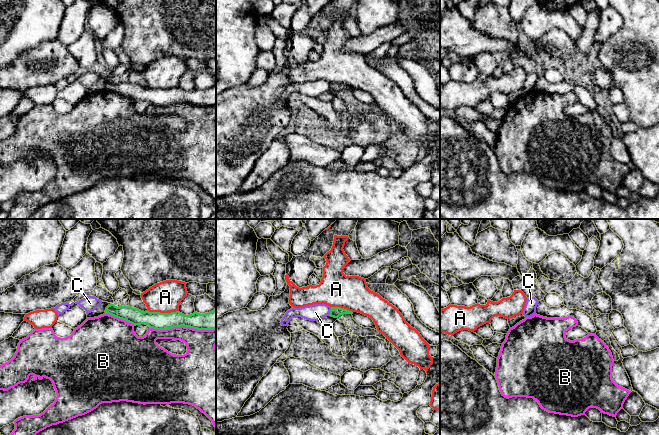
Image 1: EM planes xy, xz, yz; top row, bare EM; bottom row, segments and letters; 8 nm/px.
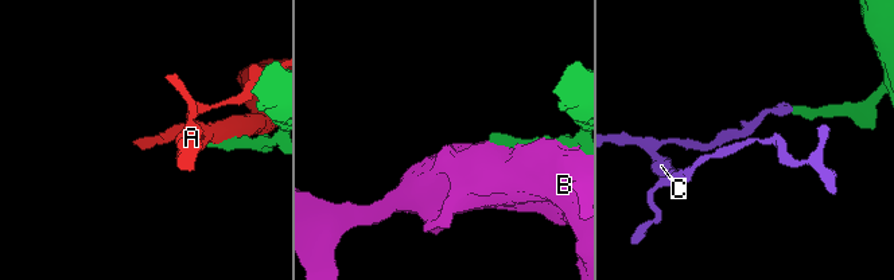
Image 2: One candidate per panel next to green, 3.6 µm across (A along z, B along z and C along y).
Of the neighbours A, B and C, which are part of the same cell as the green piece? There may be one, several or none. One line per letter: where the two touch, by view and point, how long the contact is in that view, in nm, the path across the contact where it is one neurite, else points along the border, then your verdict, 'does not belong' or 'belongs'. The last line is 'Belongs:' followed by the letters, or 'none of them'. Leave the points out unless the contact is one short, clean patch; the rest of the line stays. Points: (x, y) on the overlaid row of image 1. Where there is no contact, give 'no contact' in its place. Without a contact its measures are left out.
A: xy (163, 313) | 240 nm | does not belong
B: xy (183, 325) | 550 nm | does not belong
C: xz (330, 311) | 70 nm | along xz (331, 307), (329, 314) | does not belong
Belongs: none of them

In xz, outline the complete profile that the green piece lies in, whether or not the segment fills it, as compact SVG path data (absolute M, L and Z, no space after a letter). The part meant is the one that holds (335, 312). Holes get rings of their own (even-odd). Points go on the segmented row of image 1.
M331 307L330 310L331 317L338 318L340 315L343 314L353 314L353 312L340 307Z

